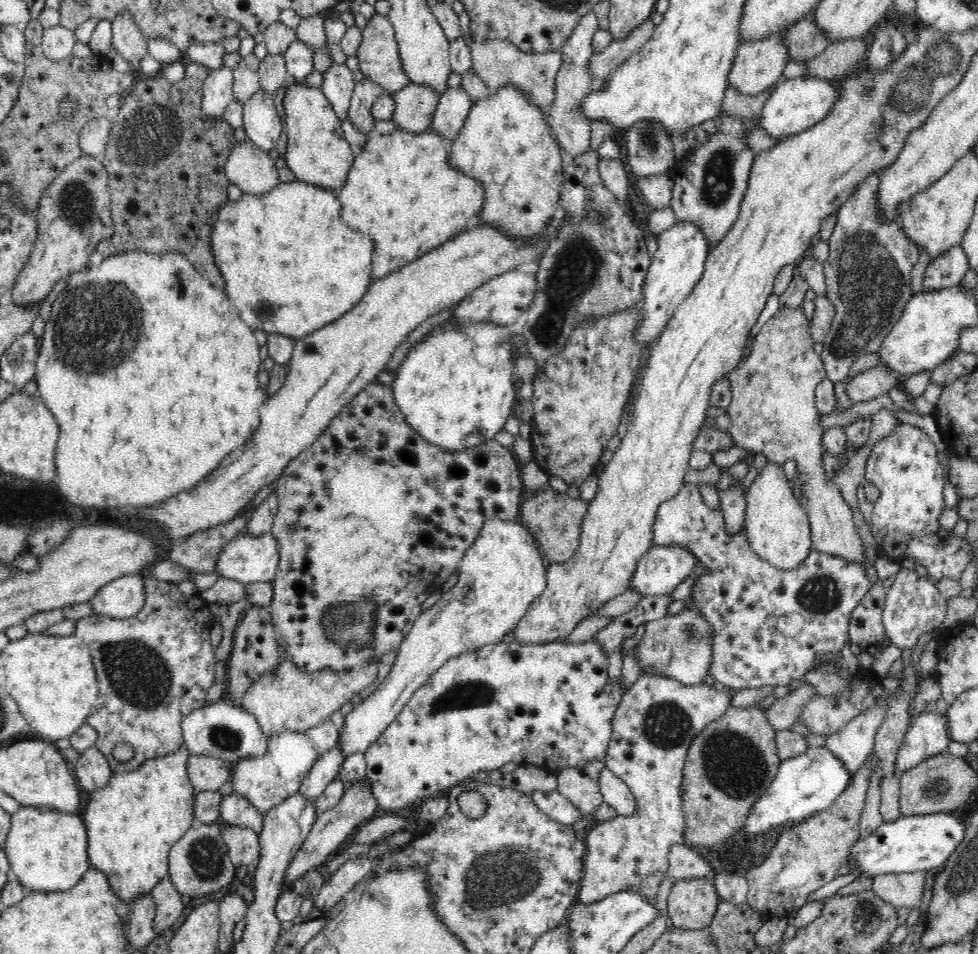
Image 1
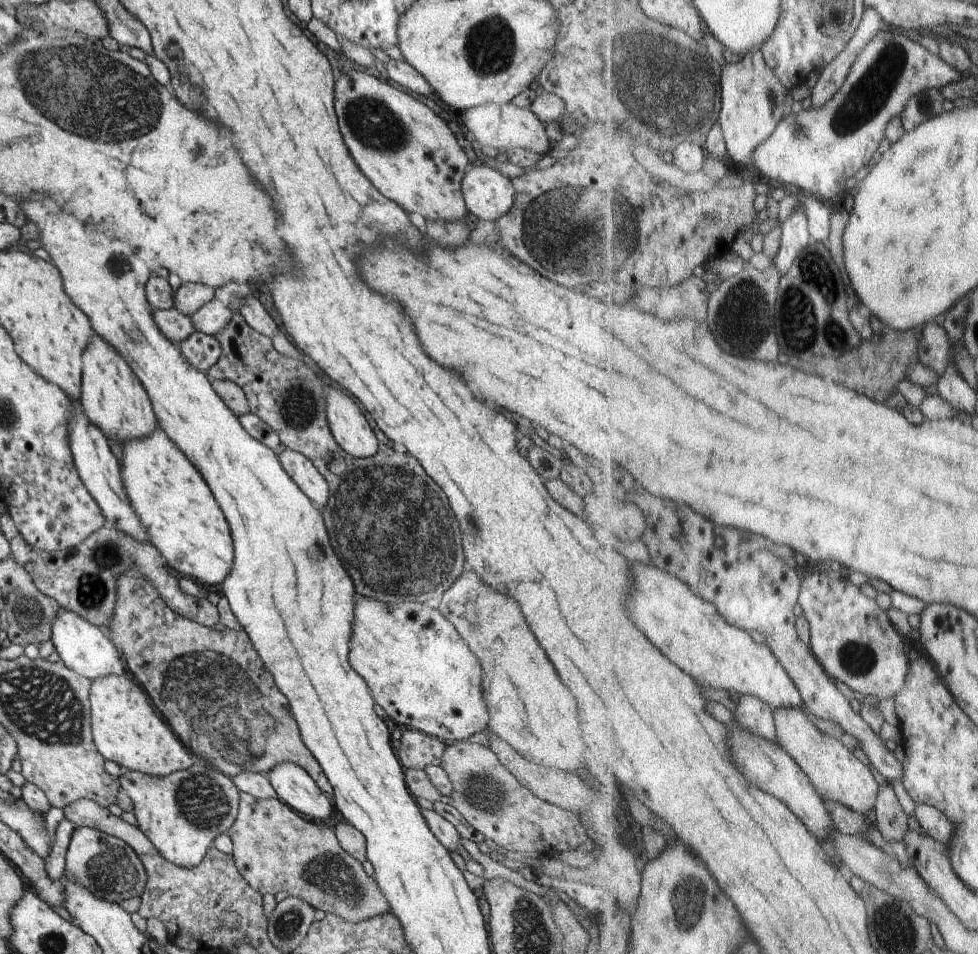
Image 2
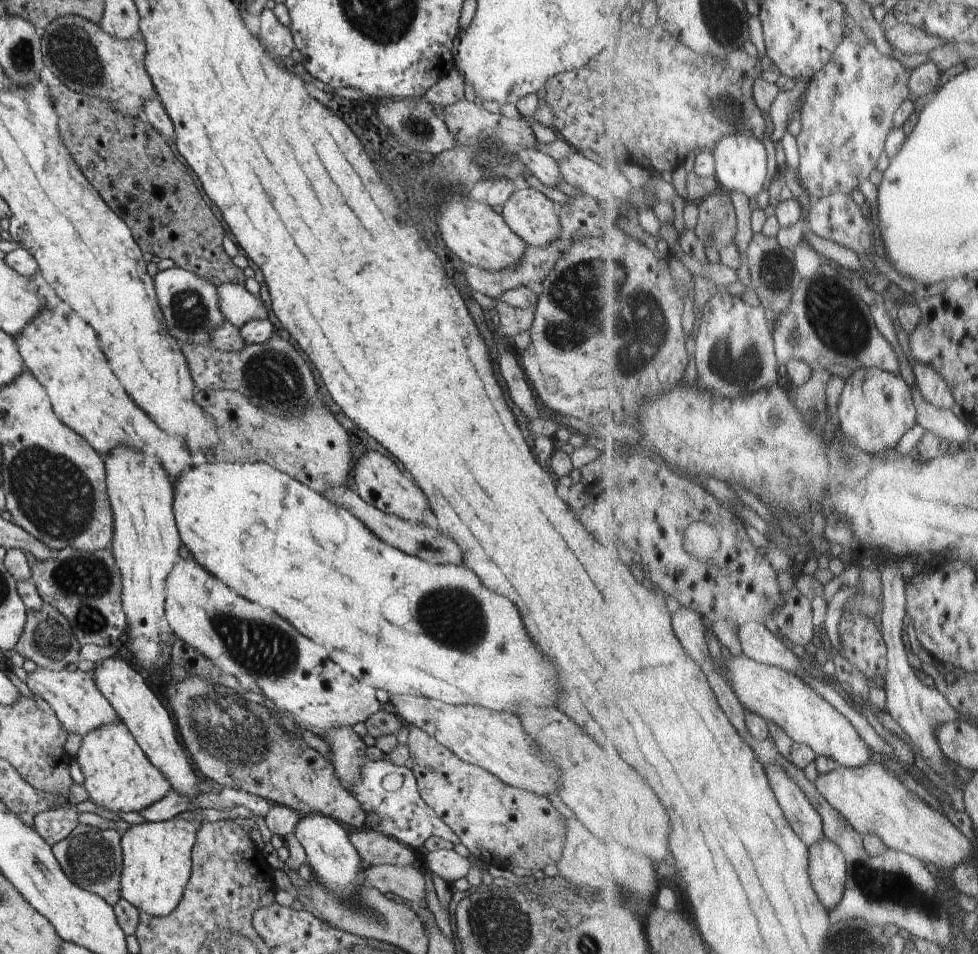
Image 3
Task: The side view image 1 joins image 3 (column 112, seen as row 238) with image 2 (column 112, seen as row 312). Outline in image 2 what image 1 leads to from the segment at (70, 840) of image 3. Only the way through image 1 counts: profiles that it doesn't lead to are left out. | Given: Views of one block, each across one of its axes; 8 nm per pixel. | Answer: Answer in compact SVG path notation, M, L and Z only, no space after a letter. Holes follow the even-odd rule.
M74 827L65 854L65 878L78 881L98 898L121 904L123 900L141 896L147 881L147 872L136 851L120 838L92 827Z

